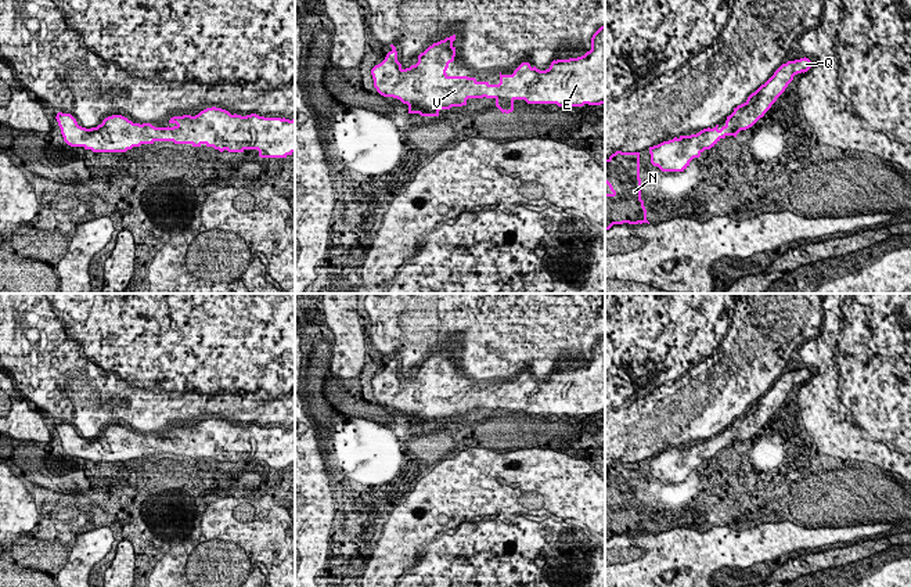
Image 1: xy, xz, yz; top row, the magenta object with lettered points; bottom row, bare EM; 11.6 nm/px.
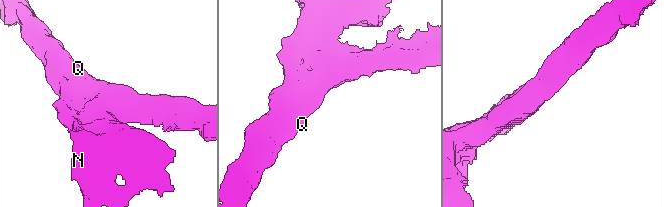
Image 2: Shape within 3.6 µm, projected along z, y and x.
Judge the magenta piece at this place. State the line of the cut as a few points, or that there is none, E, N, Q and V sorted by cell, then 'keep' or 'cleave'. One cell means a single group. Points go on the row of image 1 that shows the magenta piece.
no cut; E N Q V; keep

